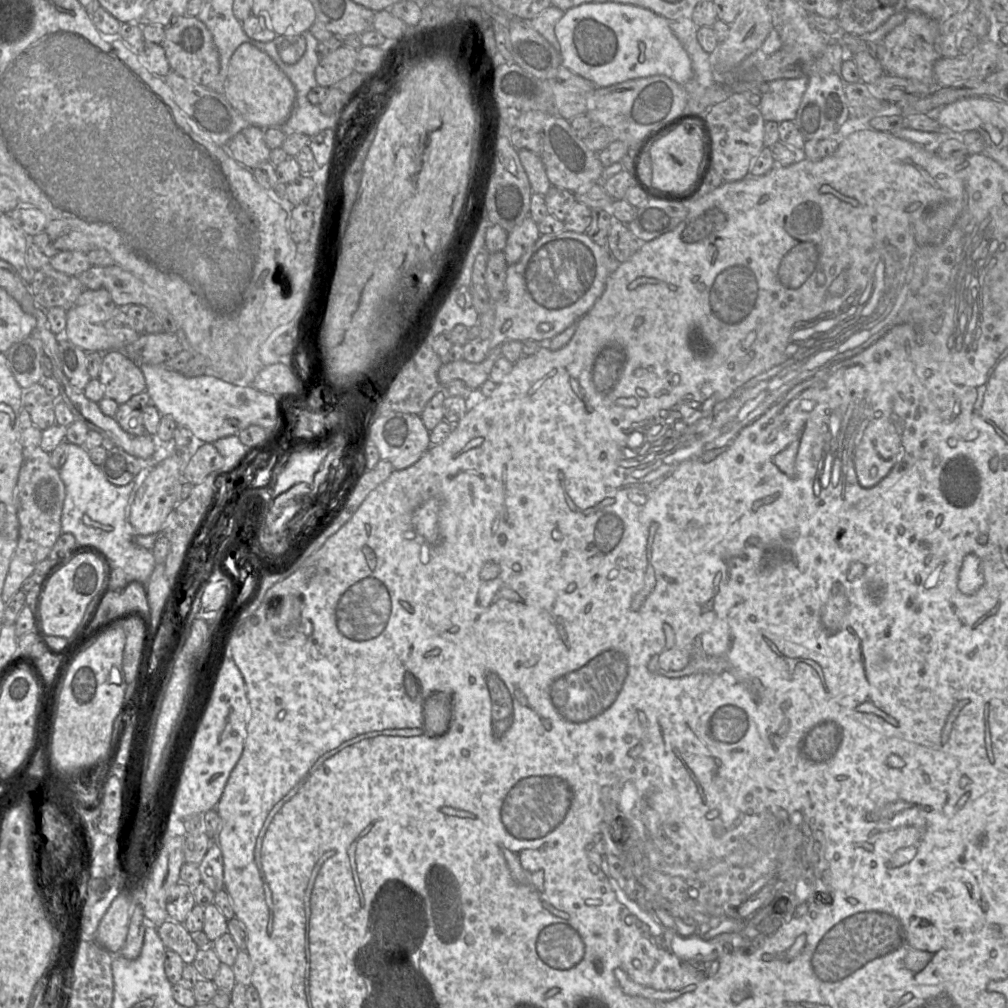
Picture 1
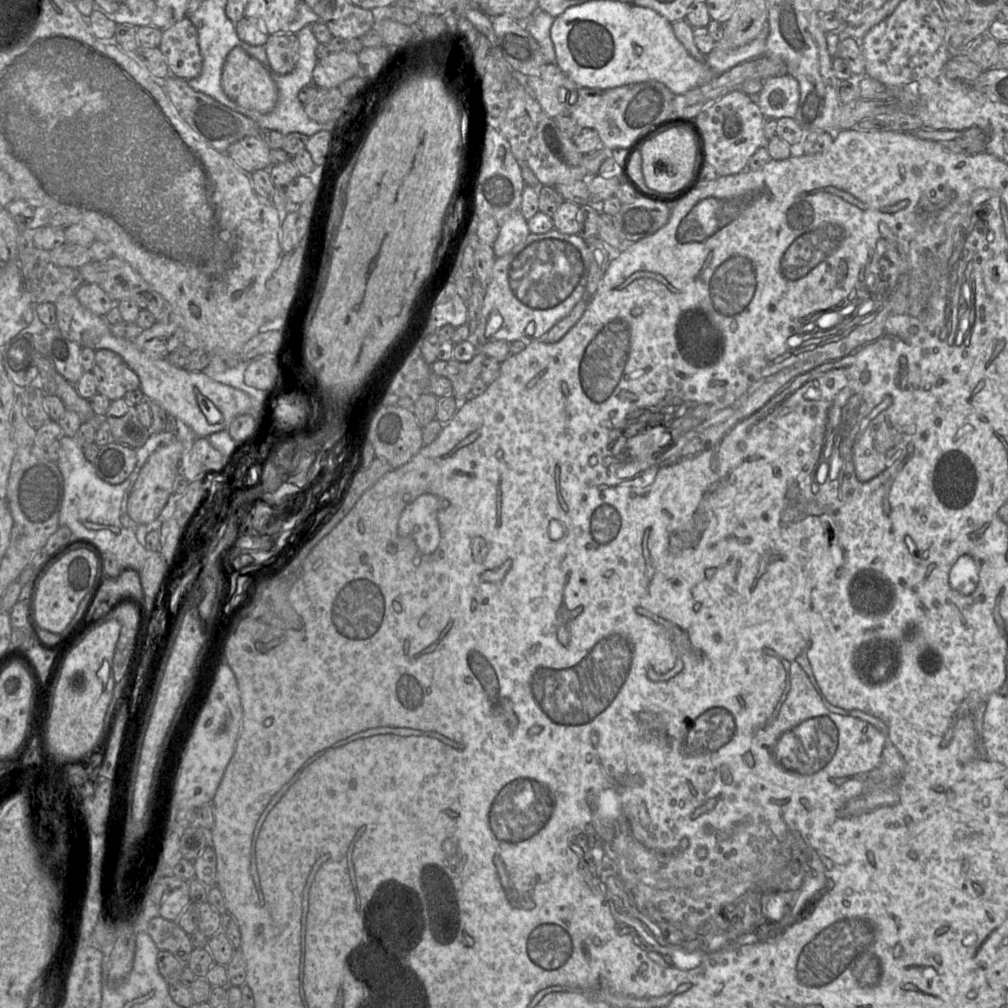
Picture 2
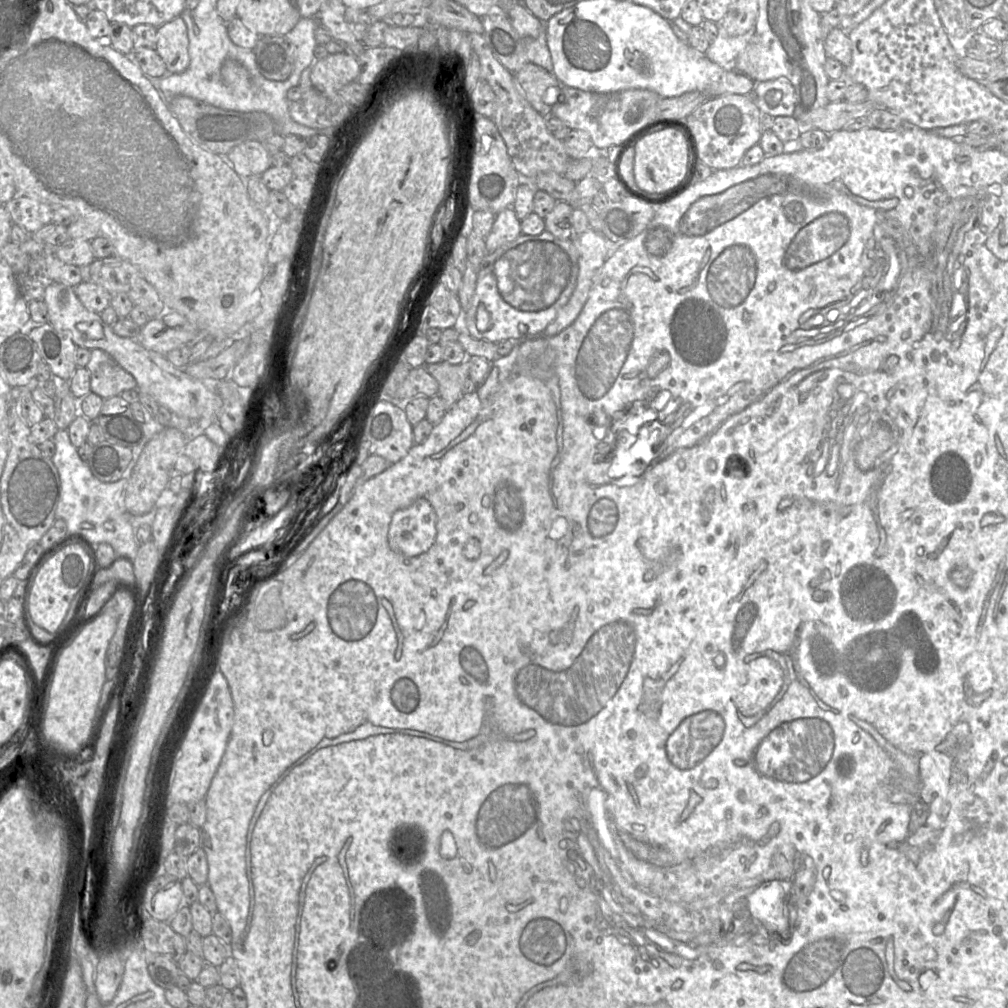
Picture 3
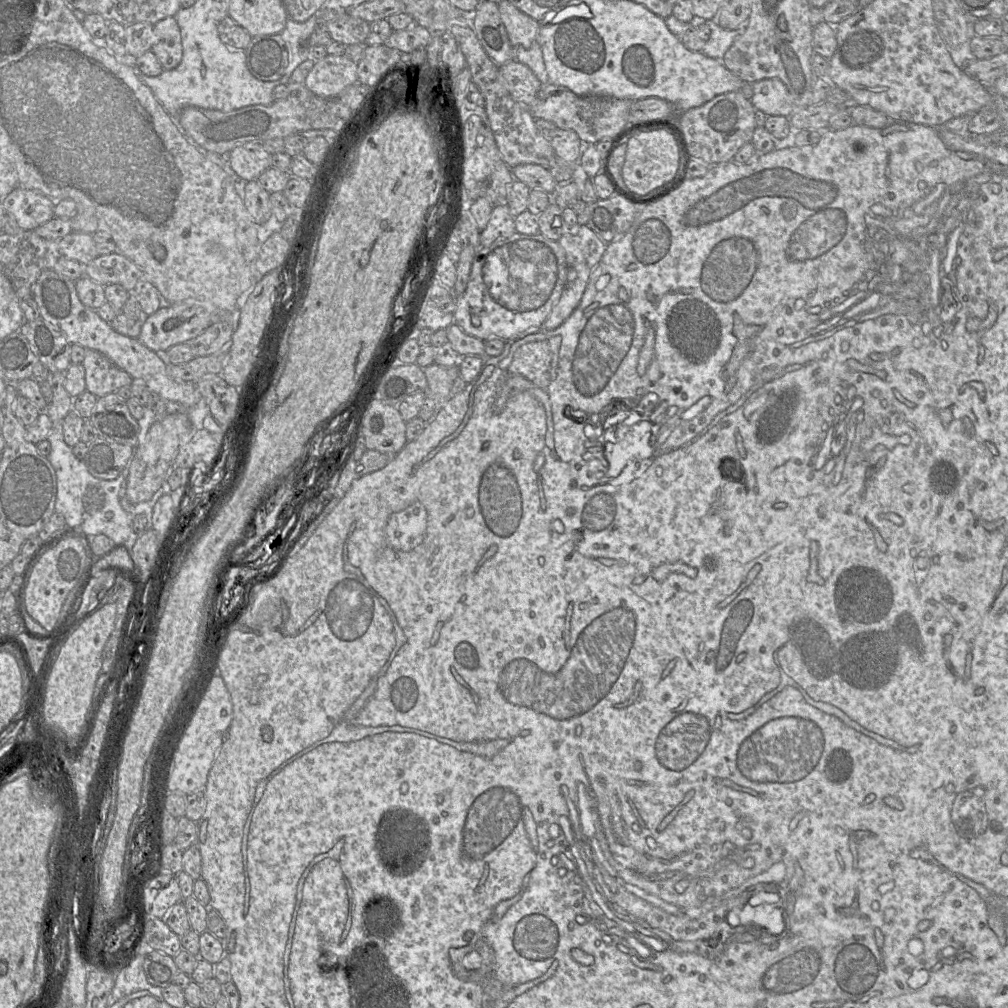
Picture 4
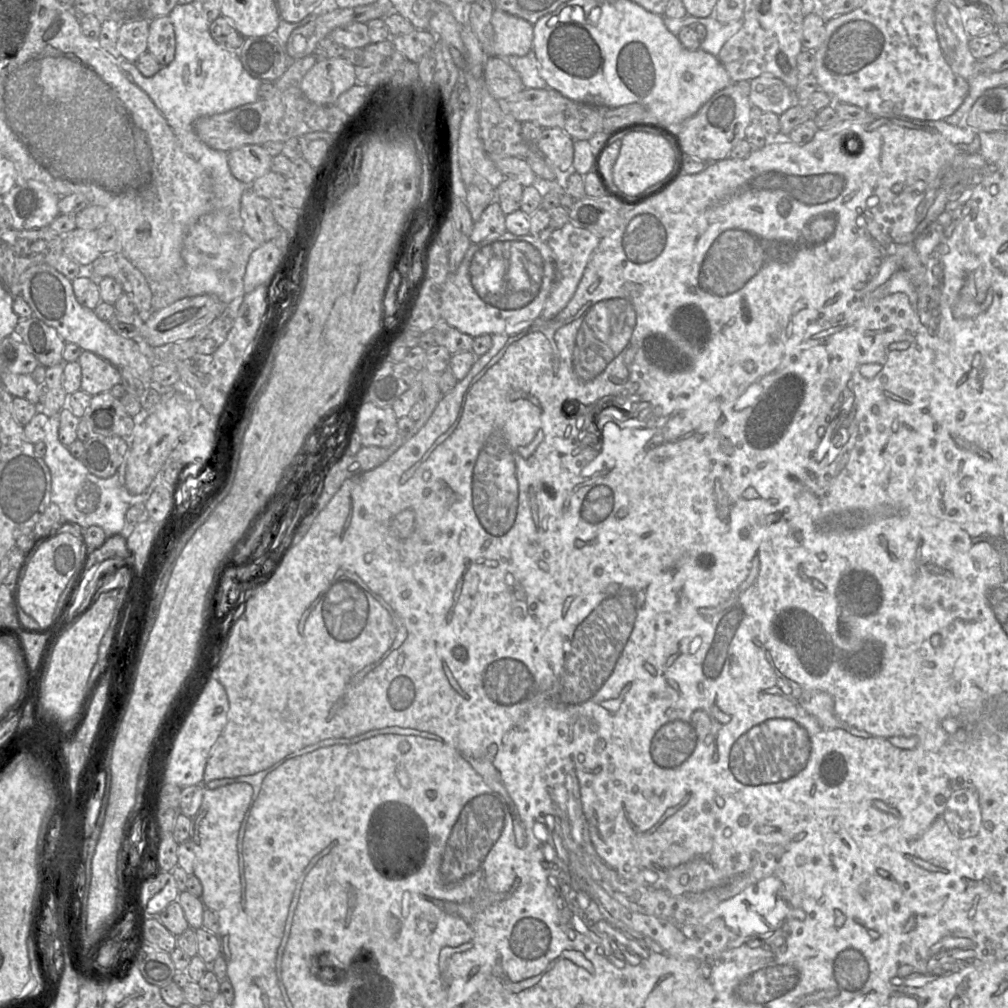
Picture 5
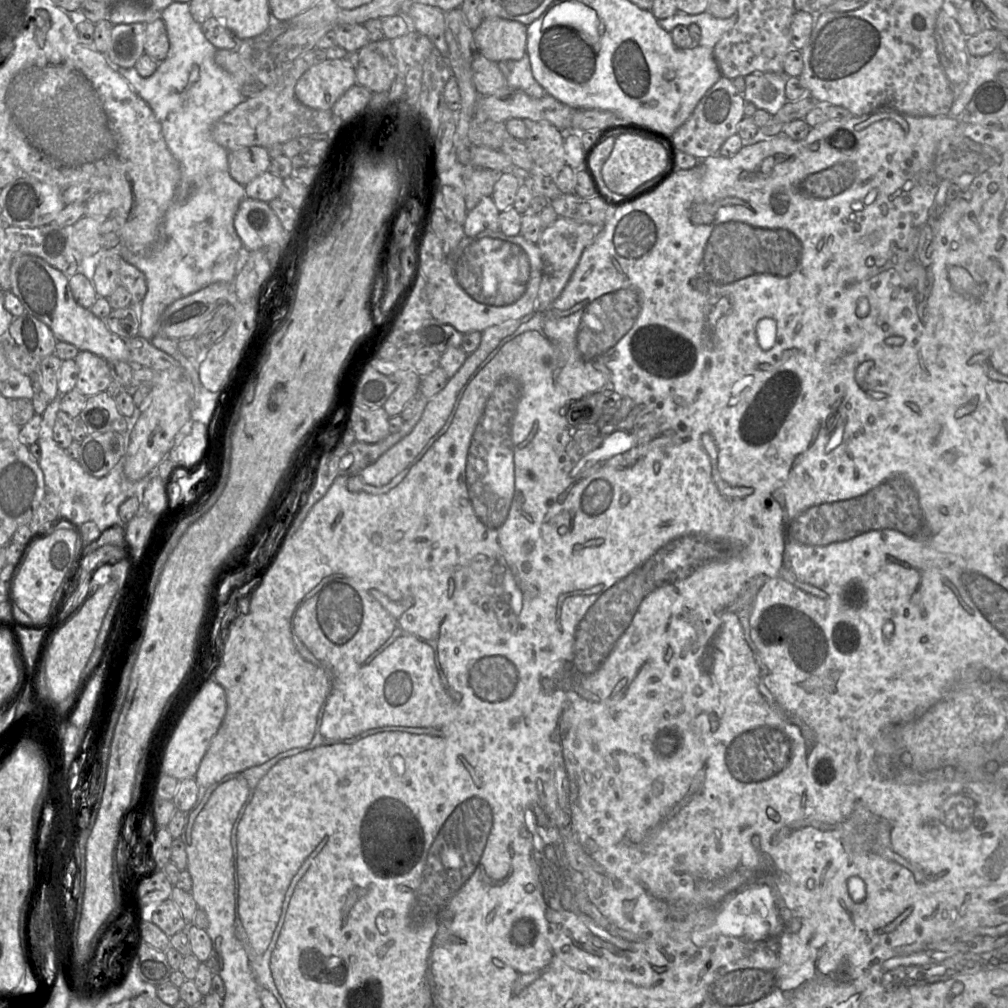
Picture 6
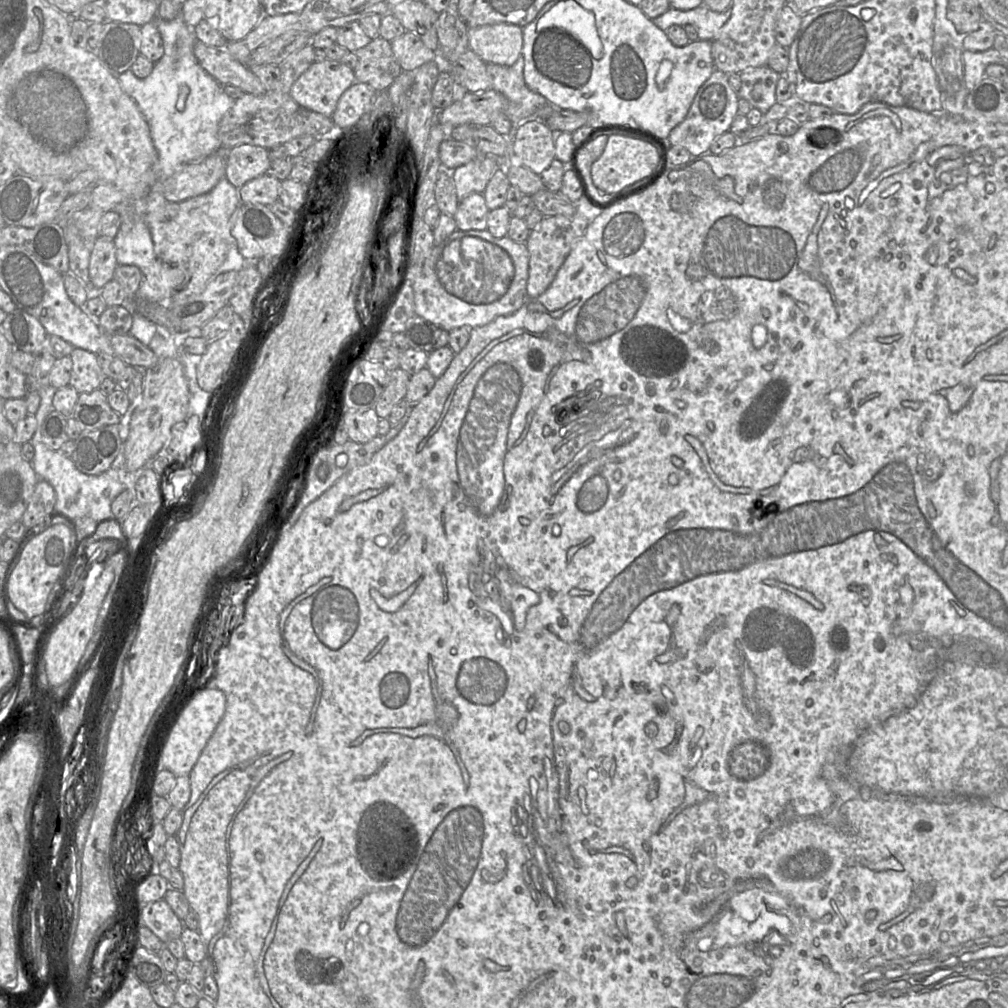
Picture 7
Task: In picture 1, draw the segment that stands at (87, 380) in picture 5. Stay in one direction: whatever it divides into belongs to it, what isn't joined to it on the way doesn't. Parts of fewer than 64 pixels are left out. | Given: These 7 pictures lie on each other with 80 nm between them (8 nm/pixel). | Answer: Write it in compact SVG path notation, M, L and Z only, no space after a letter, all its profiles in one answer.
M109 350L103 353L98 380L104 395L115 400L119 405L146 390L146 382L139 364L125 351Z

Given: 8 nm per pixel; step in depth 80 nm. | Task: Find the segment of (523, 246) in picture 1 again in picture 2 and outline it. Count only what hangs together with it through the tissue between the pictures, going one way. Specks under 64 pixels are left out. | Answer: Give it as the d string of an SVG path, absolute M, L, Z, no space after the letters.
M516 211L505 220L500 221L498 236L491 246L496 258L509 253L516 245L524 241L529 234L527 220L520 211Z

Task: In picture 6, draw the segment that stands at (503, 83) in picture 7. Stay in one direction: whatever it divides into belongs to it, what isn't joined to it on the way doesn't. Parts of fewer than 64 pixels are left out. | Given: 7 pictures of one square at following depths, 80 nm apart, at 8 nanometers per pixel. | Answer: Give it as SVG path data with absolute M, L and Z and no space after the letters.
M527 54L519 61L505 60L497 64L509 89L521 90L533 98L542 98L546 95L544 88L533 77Z

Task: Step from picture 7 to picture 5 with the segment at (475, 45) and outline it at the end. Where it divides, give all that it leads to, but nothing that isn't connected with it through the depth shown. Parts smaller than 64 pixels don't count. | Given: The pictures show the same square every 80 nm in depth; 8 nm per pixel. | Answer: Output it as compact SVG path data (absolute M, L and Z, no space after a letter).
M494 9L491 23L494 29L494 55L525 56L532 49L533 24L528 21Z

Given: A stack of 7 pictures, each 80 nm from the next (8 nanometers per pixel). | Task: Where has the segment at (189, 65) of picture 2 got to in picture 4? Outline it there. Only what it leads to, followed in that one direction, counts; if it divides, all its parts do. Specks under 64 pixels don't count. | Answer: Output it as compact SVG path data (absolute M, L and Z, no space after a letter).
M167 17L153 26L154 43L151 51L164 70L176 68L183 56L181 33L175 17Z

